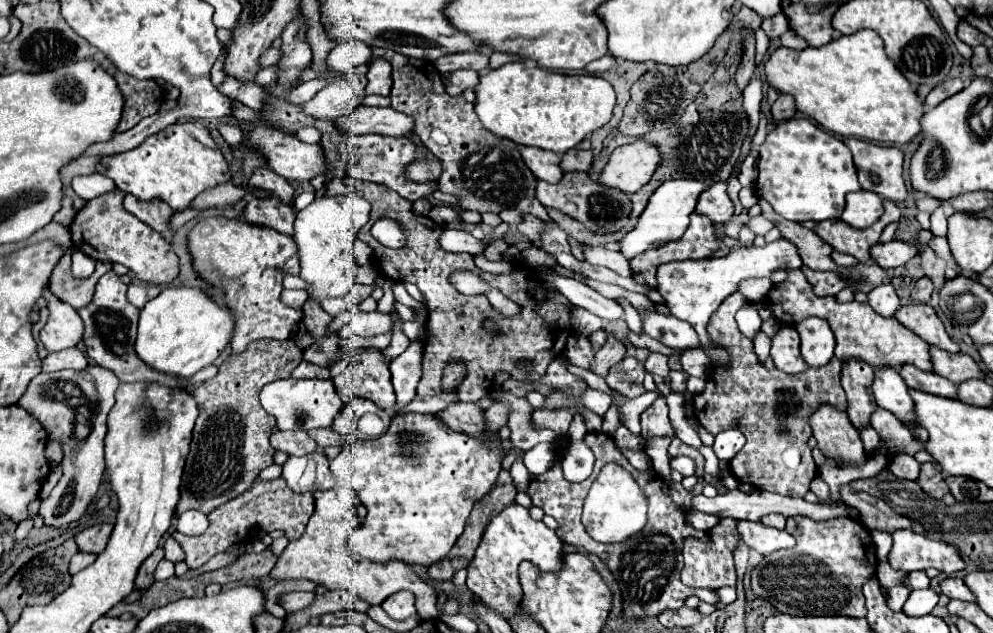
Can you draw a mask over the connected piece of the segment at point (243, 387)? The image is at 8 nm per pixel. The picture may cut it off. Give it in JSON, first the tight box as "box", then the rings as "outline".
{"box":[176,339,302,513],"outline":[[[256,339],[256,343],[250,343],[250,347],[240,355],[230,355],[220,365],[216,377],[194,389],[192,395],[198,403],[200,415],[196,419],[194,439],[182,475],[176,513],[188,509],[202,513],[214,511],[222,503],[244,493],[258,479],[260,471],[272,463],[274,449],[268,439],[276,423],[272,415],[262,409],[258,393],[266,383],[290,377],[292,369],[300,361],[302,349],[292,339]]]}

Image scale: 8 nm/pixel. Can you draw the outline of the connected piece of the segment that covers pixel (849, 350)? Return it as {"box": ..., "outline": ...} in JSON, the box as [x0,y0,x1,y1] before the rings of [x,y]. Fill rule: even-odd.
{"box":[766,269,932,371],"outline":[[[800,269],[788,271],[788,279],[782,281],[782,291],[780,285],[774,285],[770,289],[770,293],[766,295],[766,305],[772,311],[774,319],[778,319],[782,325],[796,327],[796,323],[808,317],[826,319],[836,335],[838,359],[862,359],[872,367],[890,365],[894,369],[898,369],[904,363],[912,363],[922,371],[932,371],[928,343],[924,343],[914,331],[908,331],[908,327],[898,323],[894,317],[882,319],[880,315],[876,315],[876,311],[872,311],[872,307],[868,307],[868,303],[840,303],[836,297],[818,297]]]}

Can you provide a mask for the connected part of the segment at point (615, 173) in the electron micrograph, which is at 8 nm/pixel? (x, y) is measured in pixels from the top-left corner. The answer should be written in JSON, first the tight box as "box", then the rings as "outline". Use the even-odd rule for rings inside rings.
{"box":[598,139,660,193],"outline":[[[638,139],[634,143],[614,149],[610,161],[600,173],[598,183],[604,183],[604,187],[612,187],[624,193],[634,193],[644,183],[648,183],[658,163],[660,155],[656,147],[646,143],[644,139]]]}

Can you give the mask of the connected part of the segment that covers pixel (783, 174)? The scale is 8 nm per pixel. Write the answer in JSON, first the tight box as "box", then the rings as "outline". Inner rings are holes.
{"box":[756,119,860,221],"outline":[[[788,119],[778,123],[760,145],[760,173],[756,191],[784,219],[824,221],[836,219],[844,209],[844,197],[850,191],[860,191],[852,153],[842,139],[822,131],[808,119]]]}

